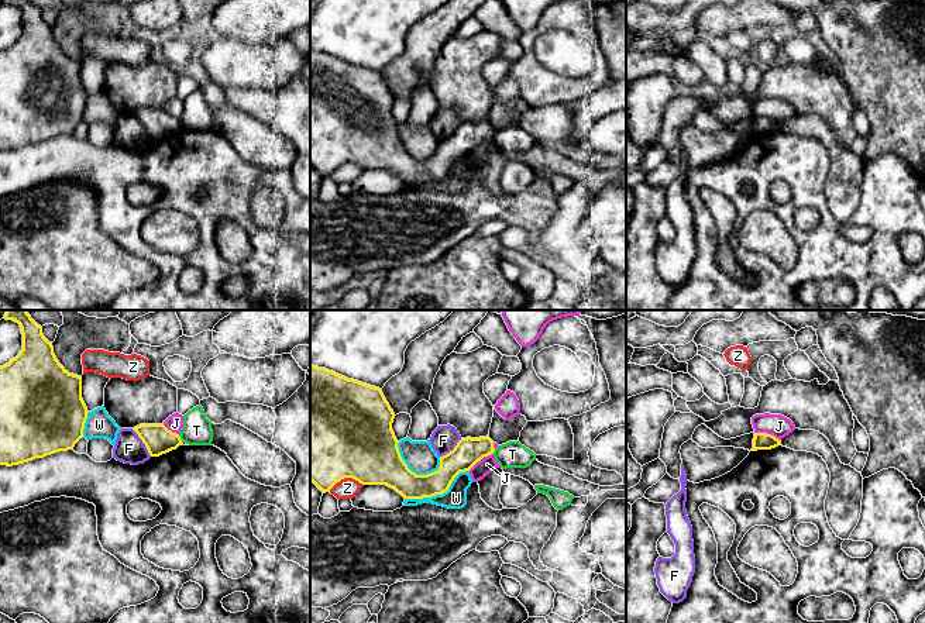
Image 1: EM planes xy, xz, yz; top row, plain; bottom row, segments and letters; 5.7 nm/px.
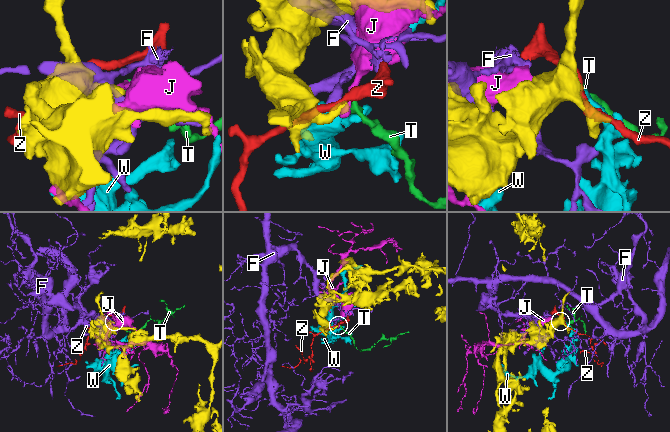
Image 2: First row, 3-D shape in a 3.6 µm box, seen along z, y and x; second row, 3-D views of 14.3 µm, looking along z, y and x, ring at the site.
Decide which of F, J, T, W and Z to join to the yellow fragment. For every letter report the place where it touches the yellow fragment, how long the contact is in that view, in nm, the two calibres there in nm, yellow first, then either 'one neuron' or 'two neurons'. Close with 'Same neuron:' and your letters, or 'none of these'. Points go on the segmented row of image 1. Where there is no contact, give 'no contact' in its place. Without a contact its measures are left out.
F: xy (143, 441) | 200 nm | 160/170 nm | two neurons
J: yz (766, 433) | 160 nm | 100/130 nm | two neurons
T: xy (179, 439) | 60 nm | 160/160 nm | two neurons
W: xz (439, 494) | 400 nm | 150/130 nm | two neurons
Z: xz (346, 477) | 200 nm | 500/120 nm | two neurons
Same neuron: none of these

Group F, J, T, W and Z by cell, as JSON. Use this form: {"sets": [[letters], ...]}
{"sets": [["F"], ["J", "Z"], ["T"], ["W"]]}

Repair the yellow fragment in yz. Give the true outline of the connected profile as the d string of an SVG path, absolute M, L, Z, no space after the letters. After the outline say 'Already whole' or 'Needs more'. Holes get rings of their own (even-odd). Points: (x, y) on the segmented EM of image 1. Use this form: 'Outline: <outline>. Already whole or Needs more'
Outline: M754 433L752 451L771 450L778 445L781 445L781 440L776 438L774 436L767 433Z. Already whole

